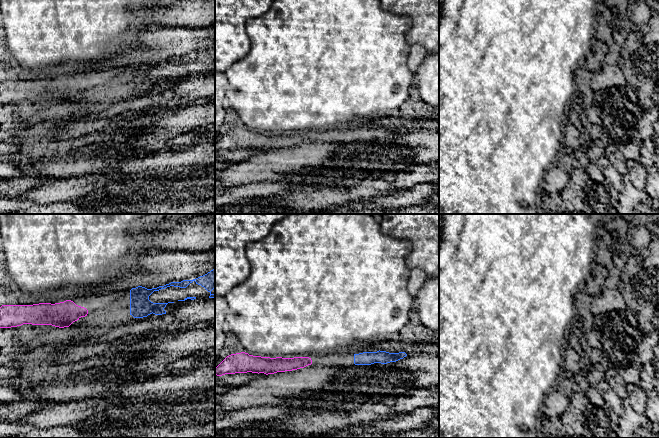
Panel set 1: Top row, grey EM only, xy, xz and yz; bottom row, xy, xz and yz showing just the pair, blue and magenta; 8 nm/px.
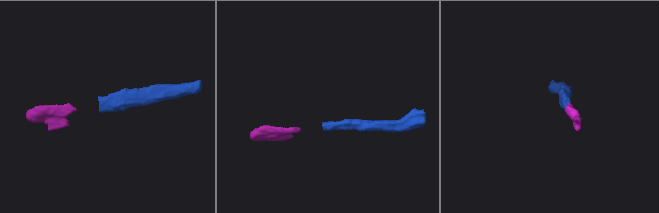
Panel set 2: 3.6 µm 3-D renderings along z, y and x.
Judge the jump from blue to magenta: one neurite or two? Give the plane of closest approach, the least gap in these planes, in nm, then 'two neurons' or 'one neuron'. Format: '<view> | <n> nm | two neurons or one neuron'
xy | 340 nm | one neuron

